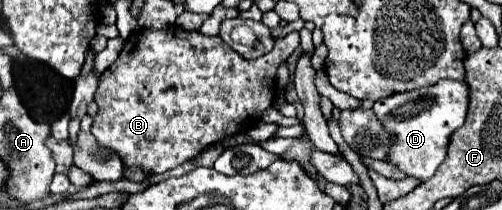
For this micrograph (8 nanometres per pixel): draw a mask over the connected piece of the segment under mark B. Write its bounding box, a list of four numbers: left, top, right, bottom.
[91,25,299,173]

